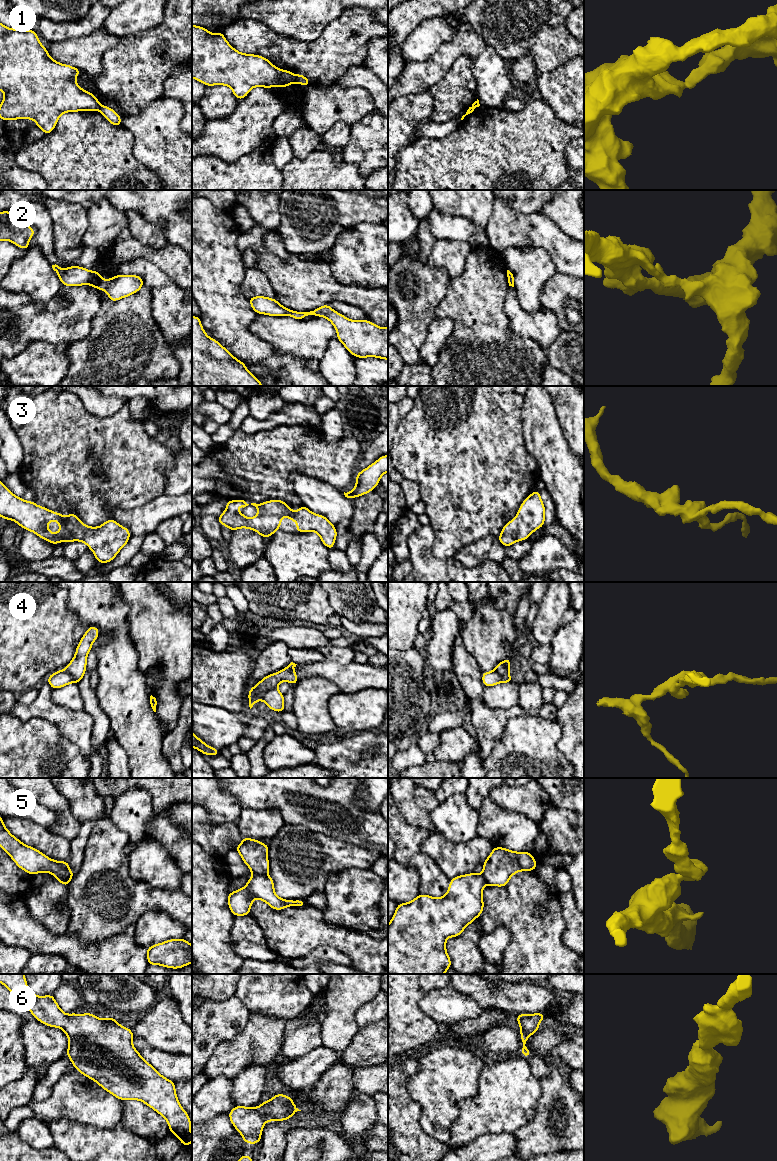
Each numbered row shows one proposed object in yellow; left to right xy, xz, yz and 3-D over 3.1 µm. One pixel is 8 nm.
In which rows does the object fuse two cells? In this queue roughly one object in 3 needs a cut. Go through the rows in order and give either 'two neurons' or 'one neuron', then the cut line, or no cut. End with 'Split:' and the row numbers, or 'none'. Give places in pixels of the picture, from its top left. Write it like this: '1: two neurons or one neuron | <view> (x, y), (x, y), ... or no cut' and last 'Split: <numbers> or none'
1: two neurons | xz (294, 75), (297, 81)
2: two neurons | xy (92, 272), (89, 283)
3: one neuron | no cut
4: two neurons | xz (276, 687), (267, 690), (261, 699)
5: two neurons | xz (252, 873), (266, 874)
6: one neuron | no cut
Split: 1, 2, 4, 5

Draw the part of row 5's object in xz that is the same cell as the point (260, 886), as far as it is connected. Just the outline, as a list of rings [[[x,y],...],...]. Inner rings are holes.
[[[252,874],[244,888],[228,893],[228,906],[234,916],[249,915],[254,899],[266,902],[274,910],[283,910],[289,906],[306,906],[305,900],[279,898],[274,890],[273,879],[267,874]]]

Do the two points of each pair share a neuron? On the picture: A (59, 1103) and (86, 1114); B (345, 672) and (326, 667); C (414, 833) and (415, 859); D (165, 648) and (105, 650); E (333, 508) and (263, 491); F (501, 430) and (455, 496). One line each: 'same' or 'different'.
A: same
B: same
C: same
D: different
E: different
F: same

